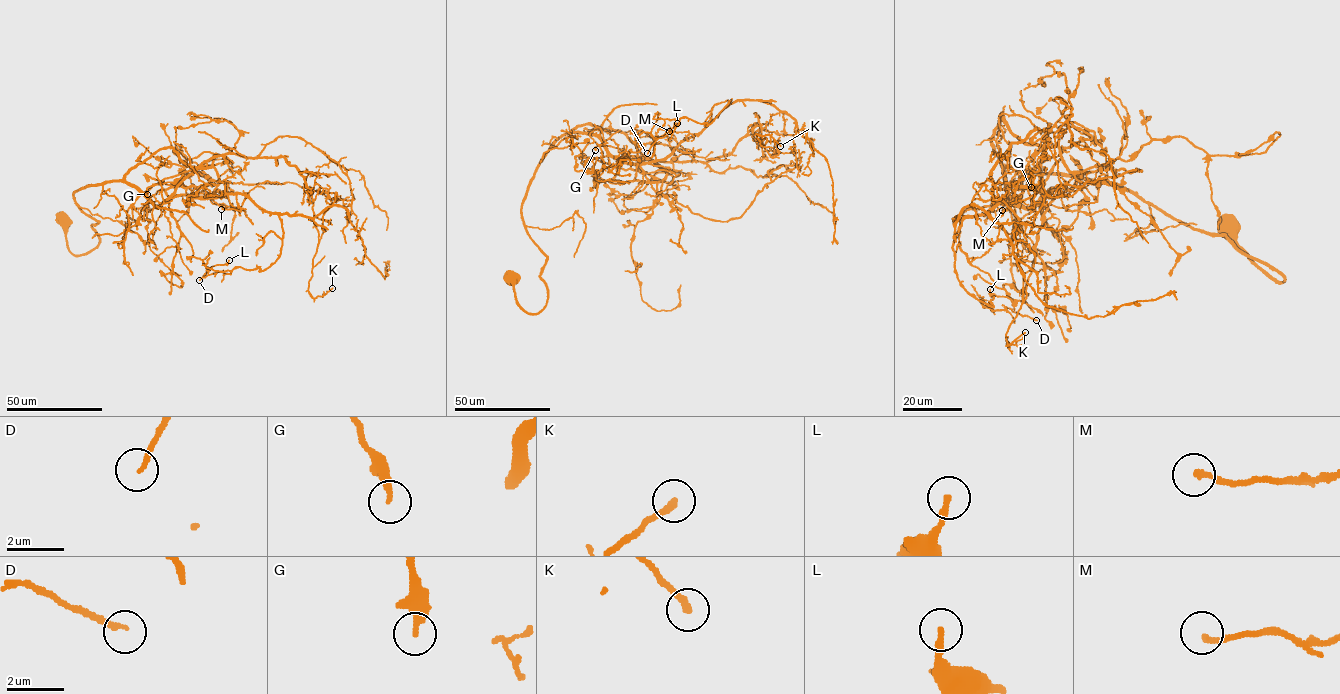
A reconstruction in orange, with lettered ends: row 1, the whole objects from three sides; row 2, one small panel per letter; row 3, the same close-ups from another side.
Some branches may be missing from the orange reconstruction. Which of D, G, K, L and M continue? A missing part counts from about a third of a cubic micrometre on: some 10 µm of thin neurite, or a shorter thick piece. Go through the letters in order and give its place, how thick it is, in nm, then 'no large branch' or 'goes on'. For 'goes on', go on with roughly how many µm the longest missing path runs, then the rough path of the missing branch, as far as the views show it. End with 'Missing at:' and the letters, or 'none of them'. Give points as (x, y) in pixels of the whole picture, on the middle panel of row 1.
D: (647, 153) | 160 nm | no large branch
G: (595, 150) | 280 nm | no large branch
K: (780, 146) | 260 nm | no large branch
L: (677, 123) | 220 nm | no large branch
M: (669, 131) | 200 nm | no large branch
Missing at: none of them

